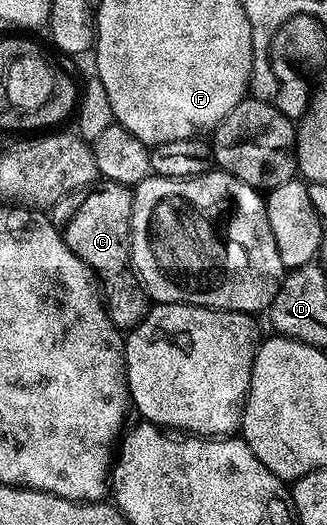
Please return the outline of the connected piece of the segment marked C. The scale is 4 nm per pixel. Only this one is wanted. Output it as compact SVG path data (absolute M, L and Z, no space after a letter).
M102 179L100 183L90 187L82 196L85 197L78 202L77 209L69 216L69 221L63 224L65 241L69 249L97 277L97 283L103 293L105 311L109 313L113 325L118 330L132 330L140 324L147 311L145 290L141 287L131 267L131 257L129 255L129 231L131 230L131 218L133 217L133 188L128 184Z

